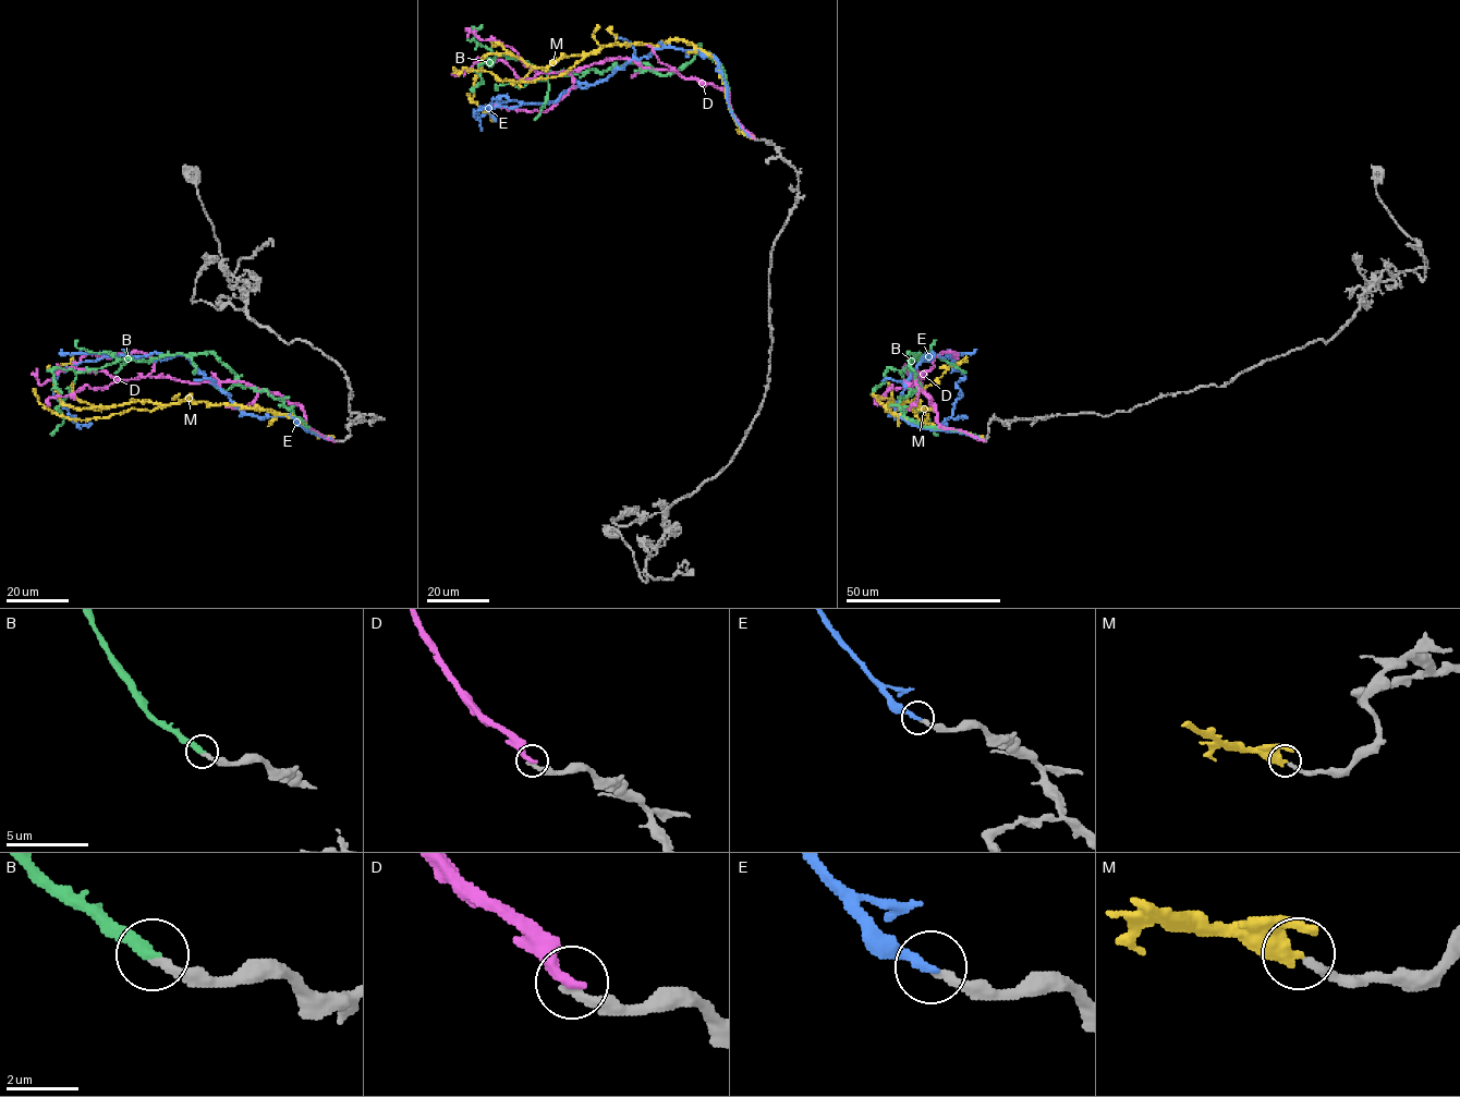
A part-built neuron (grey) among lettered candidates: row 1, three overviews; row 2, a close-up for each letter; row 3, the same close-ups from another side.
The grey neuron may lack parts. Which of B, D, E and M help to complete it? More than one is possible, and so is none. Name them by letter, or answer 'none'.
B

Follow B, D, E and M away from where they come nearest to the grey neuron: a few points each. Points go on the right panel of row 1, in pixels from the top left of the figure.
B: (984, 439), (905, 416), (899, 401), (921, 387), (909, 352), (921, 361), (901, 372), (909, 402), (938, 435)
D: (984, 440), (937, 422), (925, 393), (904, 384), (924, 376), (907, 367), (908, 376), (919, 384), (914, 368)
E: (984, 439), (893, 416), (914, 367), (933, 353), (950, 356), (964, 377), (948, 424)
M: (984, 439), (908, 419), (886, 409), (892, 401), (910, 402), (912, 406), (899, 409), (968, 356)

